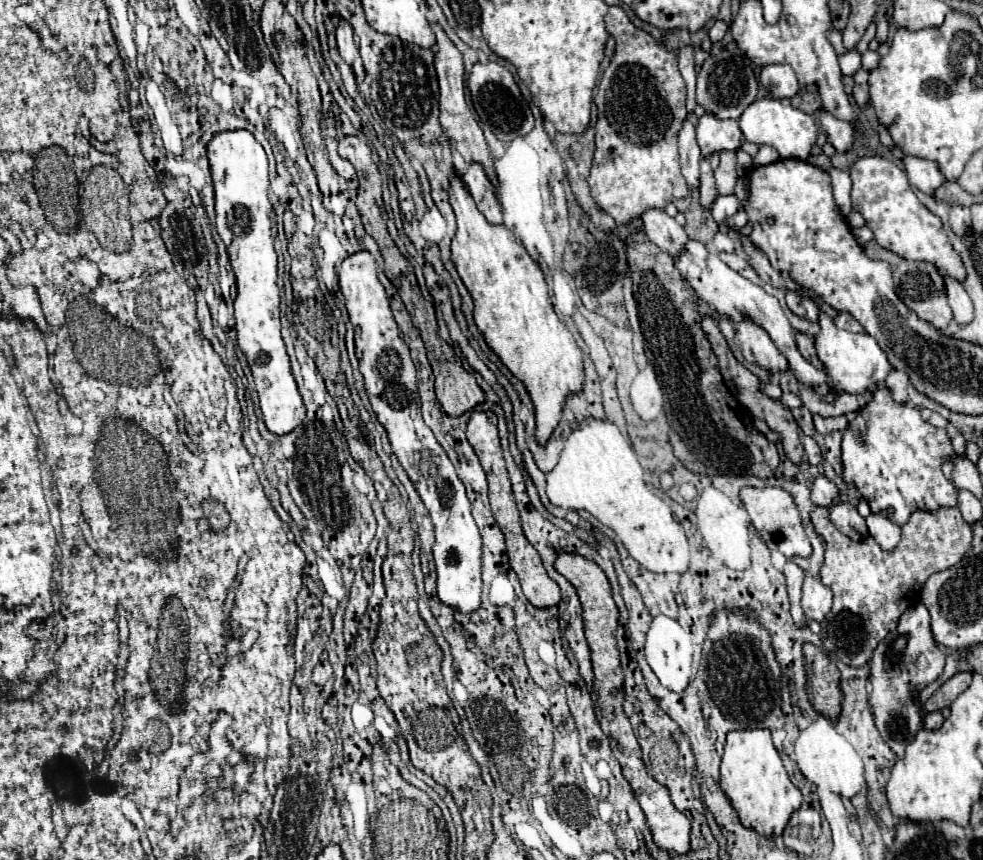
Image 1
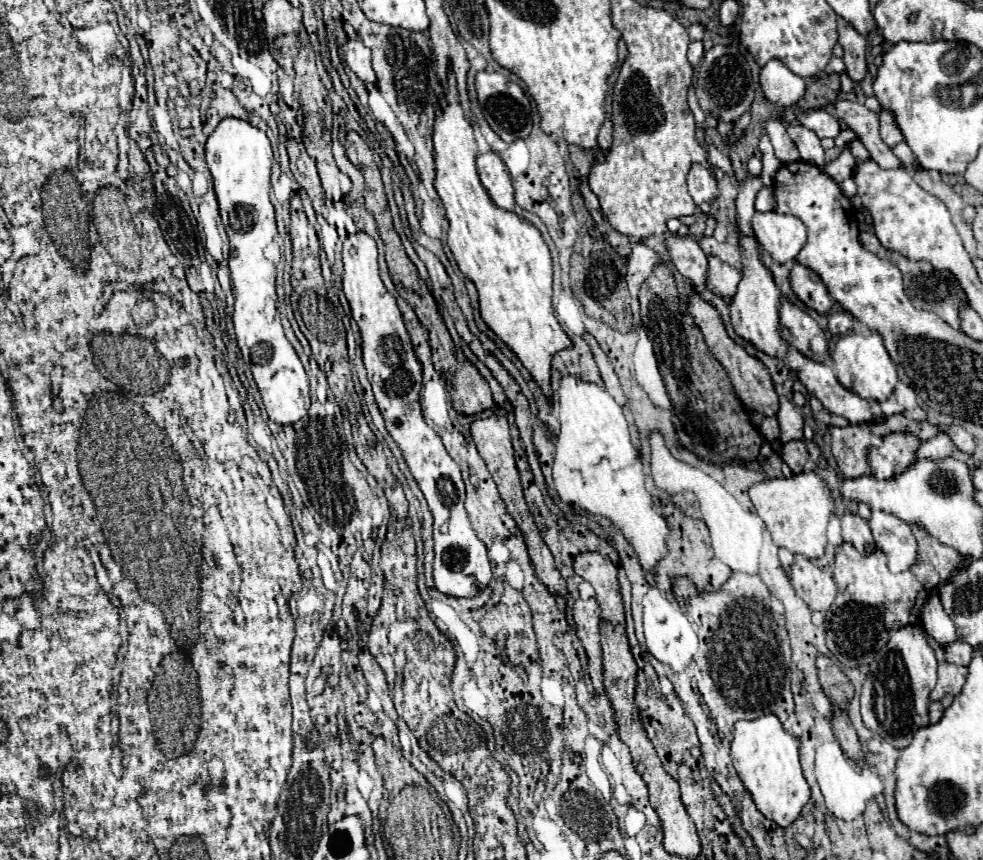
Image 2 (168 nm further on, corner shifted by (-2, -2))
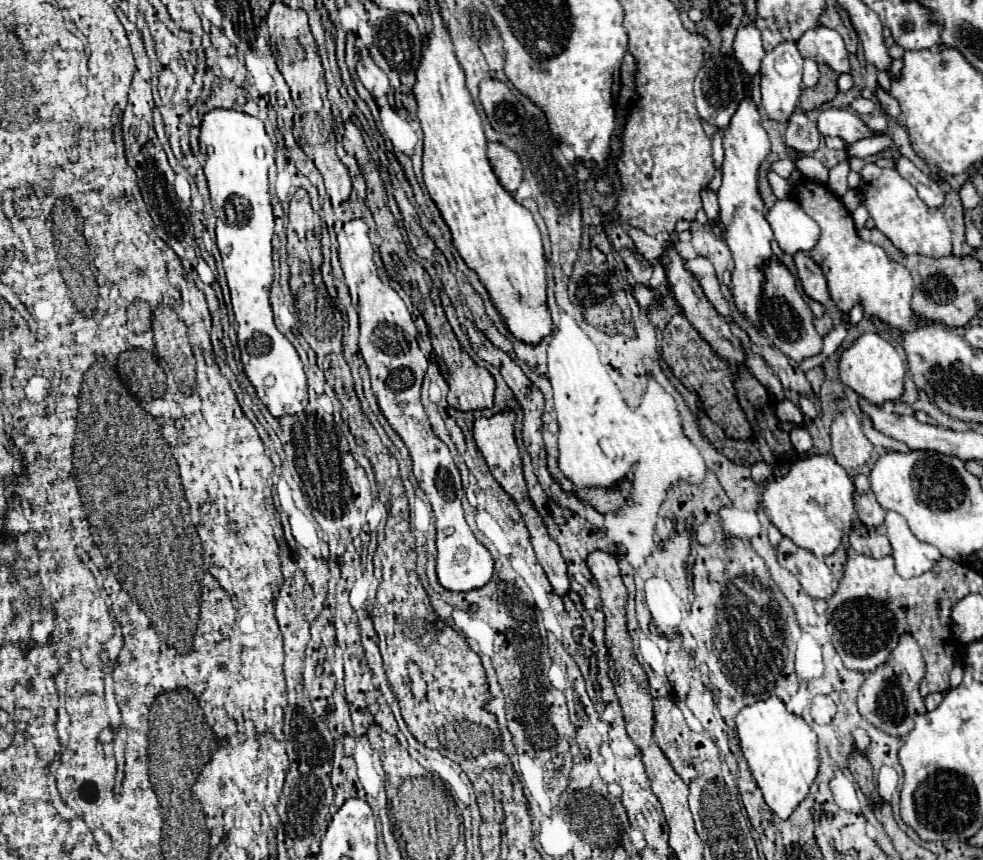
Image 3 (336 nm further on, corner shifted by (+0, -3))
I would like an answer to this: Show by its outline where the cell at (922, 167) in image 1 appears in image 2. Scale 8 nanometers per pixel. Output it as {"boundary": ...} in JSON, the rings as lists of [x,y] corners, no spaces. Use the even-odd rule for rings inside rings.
{"boundary":[[[898,143],[892,147],[892,153],[906,165],[908,171],[916,171],[916,161],[914,161],[914,153],[910,151],[910,147],[906,143]]]}

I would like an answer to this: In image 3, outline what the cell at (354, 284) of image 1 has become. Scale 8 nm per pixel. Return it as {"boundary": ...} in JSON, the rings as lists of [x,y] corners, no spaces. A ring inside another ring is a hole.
{"boundary":[[[352,220],[348,224],[344,224],[344,238],[340,240],[338,246],[338,256],[340,256],[340,264],[342,264],[342,272],[344,272],[344,284],[352,290],[352,298],[360,316],[360,352],[366,360],[366,366],[370,370],[370,380],[372,380],[372,392],[376,396],[376,402],[380,406],[380,412],[386,416],[386,420],[390,422],[390,426],[394,428],[394,432],[404,440],[410,458],[414,462],[414,476],[420,484],[420,488],[424,490],[424,494],[428,496],[434,516],[436,516],[436,548],[438,548],[438,556],[436,556],[436,574],[438,574],[438,582],[440,586],[444,586],[450,592],[470,592],[476,588],[482,588],[490,582],[492,578],[492,566],[494,560],[490,556],[490,552],[476,540],[476,536],[472,534],[472,530],[468,528],[466,520],[464,520],[464,512],[462,512],[462,482],[460,482],[460,472],[452,460],[452,454],[448,450],[448,446],[438,440],[438,436],[432,432],[428,416],[420,404],[420,386],[422,386],[422,378],[426,374],[428,368],[428,360],[422,354],[422,350],[418,348],[416,342],[416,326],[414,320],[410,316],[410,312],[406,310],[404,300],[398,296],[398,292],[386,284],[380,282],[378,272],[376,272],[376,264],[372,260],[372,244],[368,240],[368,226],[362,220]]]}

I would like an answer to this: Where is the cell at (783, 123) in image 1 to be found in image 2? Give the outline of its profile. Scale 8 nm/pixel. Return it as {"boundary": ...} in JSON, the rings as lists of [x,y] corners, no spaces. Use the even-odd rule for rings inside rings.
{"boundary":[[[816,109],[816,111],[810,111],[806,115],[794,115],[790,111],[784,111],[784,123],[806,125],[812,131],[816,131],[816,135],[820,139],[824,139],[824,137],[836,139],[840,135],[840,131],[842,131],[840,121],[834,115],[830,115],[826,109]]]}

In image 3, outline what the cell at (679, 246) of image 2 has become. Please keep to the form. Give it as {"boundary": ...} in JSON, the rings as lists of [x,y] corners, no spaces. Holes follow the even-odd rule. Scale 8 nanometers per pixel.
{"boundary":[[[696,256],[692,260],[686,260],[686,270],[690,270],[694,274],[694,278],[698,278],[706,298],[714,304],[714,308],[728,320],[732,322],[732,316],[730,316],[730,306],[728,302],[724,300],[724,296],[720,294],[720,286],[718,286],[718,278],[716,278],[716,272],[714,272],[714,266],[708,258],[702,258],[702,256]]]}

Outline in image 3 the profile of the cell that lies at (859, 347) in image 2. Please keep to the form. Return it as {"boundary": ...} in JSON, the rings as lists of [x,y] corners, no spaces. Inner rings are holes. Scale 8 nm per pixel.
{"boundary":[[[874,332],[862,334],[850,348],[846,348],[840,354],[838,372],[842,384],[846,384],[858,396],[866,398],[870,404],[876,406],[882,406],[884,402],[894,402],[904,392],[904,376],[906,376],[904,358],[888,340],[884,340],[880,334]]]}

